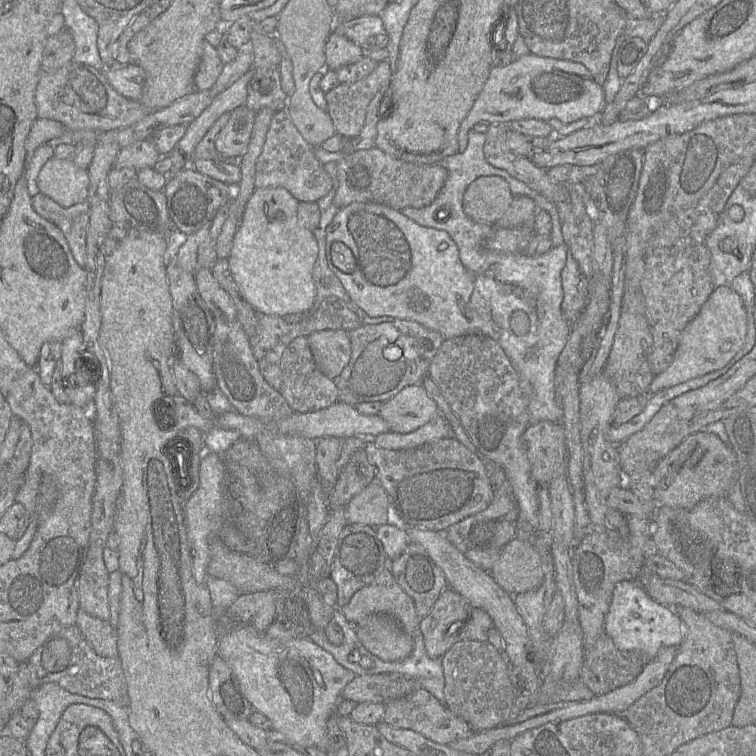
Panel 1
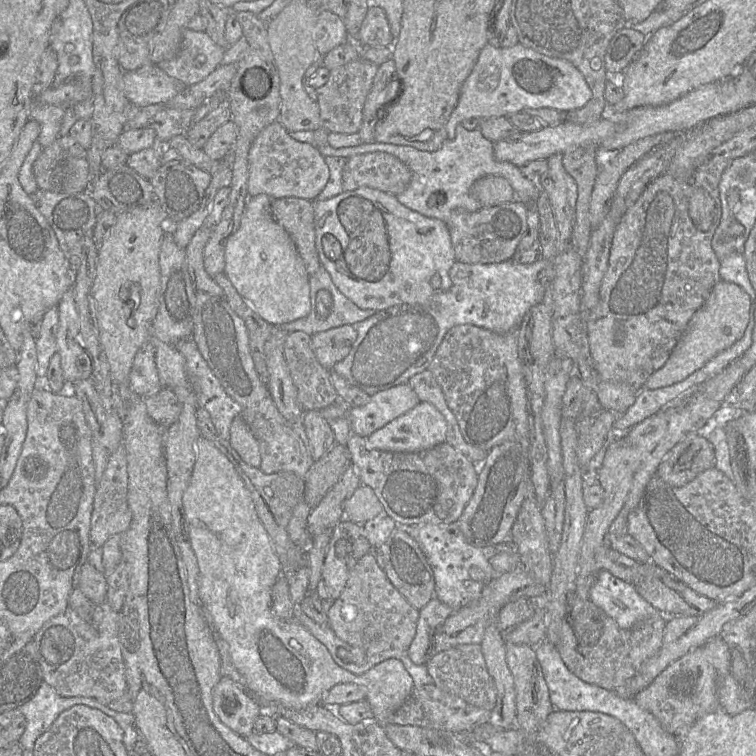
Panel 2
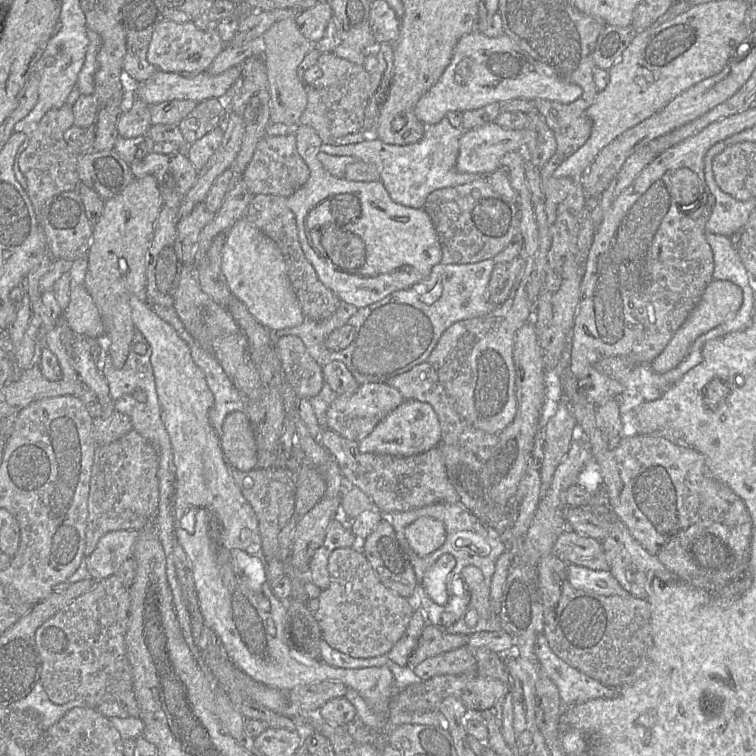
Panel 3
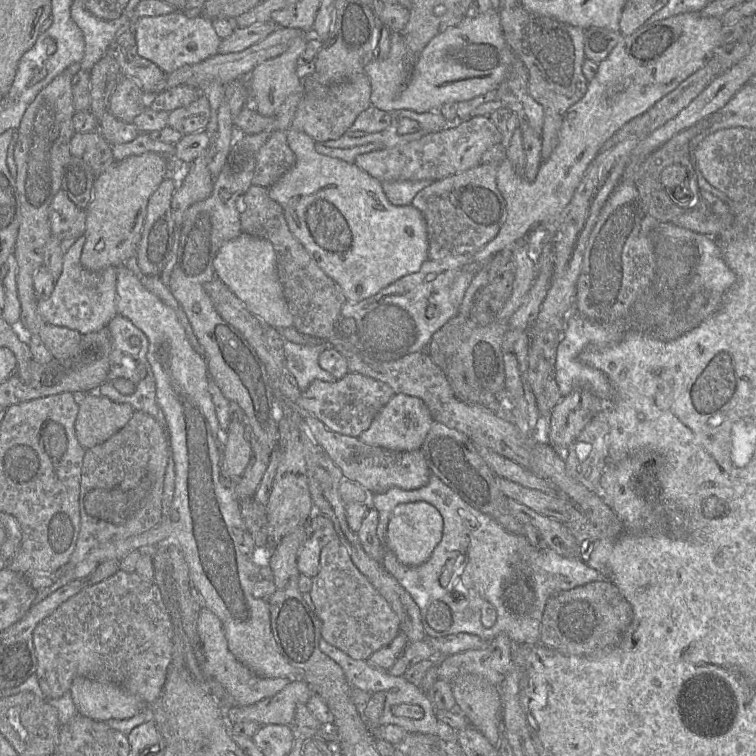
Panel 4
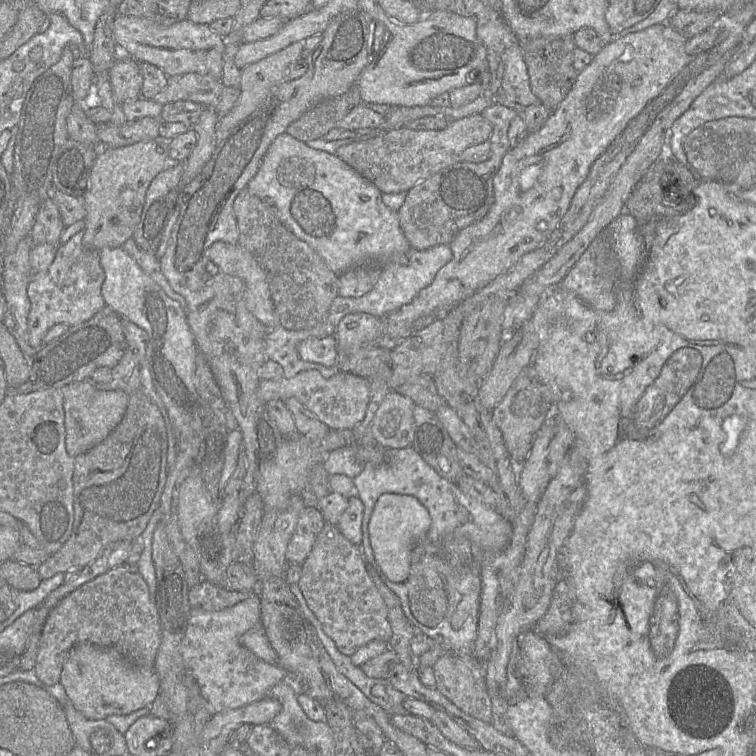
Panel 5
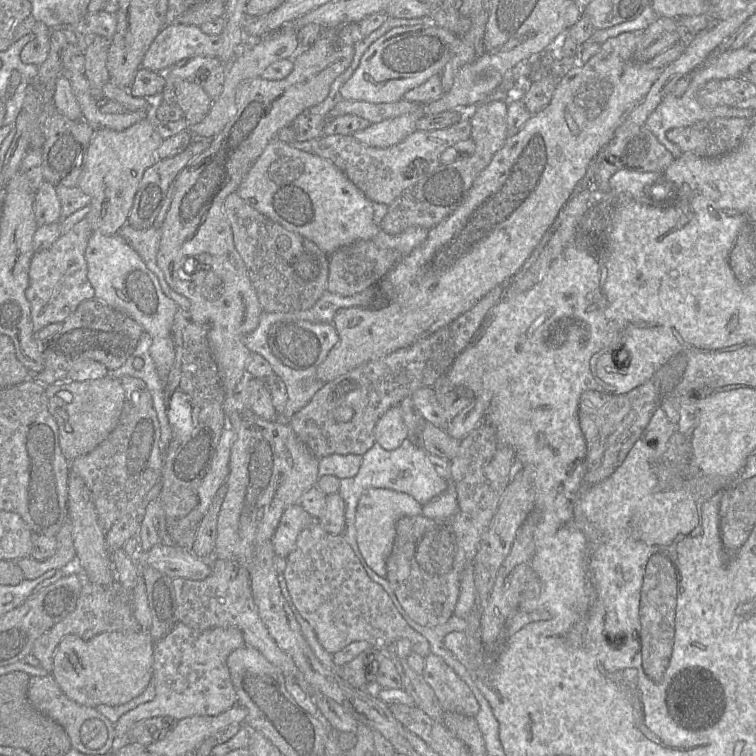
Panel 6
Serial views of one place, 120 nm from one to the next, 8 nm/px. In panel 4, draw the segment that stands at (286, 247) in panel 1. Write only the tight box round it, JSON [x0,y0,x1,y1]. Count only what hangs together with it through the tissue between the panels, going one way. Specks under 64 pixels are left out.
[213,233,293,329]

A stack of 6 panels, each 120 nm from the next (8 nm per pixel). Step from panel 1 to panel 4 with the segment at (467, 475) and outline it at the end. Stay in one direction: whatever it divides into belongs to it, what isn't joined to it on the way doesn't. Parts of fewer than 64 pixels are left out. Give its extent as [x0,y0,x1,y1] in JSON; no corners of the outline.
[302,409,431,493]

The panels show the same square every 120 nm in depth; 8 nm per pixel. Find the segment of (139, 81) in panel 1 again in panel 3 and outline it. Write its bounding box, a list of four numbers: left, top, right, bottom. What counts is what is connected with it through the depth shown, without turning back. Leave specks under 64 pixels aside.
[134,63,243,105]

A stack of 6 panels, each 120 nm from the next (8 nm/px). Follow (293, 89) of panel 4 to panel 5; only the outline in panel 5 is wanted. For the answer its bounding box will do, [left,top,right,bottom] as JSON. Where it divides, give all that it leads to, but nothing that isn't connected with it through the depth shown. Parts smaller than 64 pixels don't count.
[216,42,304,134]

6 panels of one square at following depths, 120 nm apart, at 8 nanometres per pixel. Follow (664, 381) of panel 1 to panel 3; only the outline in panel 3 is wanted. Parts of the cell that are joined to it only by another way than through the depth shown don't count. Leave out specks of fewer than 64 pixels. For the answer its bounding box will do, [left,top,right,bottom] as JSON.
[652,279,743,374]

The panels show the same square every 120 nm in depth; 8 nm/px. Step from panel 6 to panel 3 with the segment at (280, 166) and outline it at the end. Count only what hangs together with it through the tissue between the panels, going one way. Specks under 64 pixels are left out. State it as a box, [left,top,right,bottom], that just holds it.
[287,125,442,308]

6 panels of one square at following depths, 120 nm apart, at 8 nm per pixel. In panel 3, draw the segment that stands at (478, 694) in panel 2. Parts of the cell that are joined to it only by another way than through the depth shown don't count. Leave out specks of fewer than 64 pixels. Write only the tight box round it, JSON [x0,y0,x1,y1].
[414,646,478,681]

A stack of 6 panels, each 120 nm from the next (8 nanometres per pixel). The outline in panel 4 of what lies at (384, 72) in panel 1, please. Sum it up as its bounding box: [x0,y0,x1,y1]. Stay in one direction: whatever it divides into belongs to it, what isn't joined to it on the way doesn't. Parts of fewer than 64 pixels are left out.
[290,73,371,142]

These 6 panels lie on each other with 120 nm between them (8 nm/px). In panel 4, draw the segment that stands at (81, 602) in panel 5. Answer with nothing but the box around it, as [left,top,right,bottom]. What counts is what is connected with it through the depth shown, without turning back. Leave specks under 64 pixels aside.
[33,570,174,708]

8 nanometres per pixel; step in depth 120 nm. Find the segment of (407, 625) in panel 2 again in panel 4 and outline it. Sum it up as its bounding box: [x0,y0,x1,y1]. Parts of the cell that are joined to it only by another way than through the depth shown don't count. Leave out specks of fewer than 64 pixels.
[310,536,399,661]

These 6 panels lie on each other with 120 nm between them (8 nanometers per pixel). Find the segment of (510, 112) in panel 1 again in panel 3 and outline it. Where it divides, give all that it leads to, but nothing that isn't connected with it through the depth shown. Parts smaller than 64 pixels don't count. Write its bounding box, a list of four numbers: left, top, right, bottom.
[414,30,582,125]

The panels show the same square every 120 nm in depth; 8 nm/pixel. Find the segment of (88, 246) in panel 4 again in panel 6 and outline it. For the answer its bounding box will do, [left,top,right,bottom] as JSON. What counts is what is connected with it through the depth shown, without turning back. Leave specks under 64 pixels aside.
[77,118,164,235]

